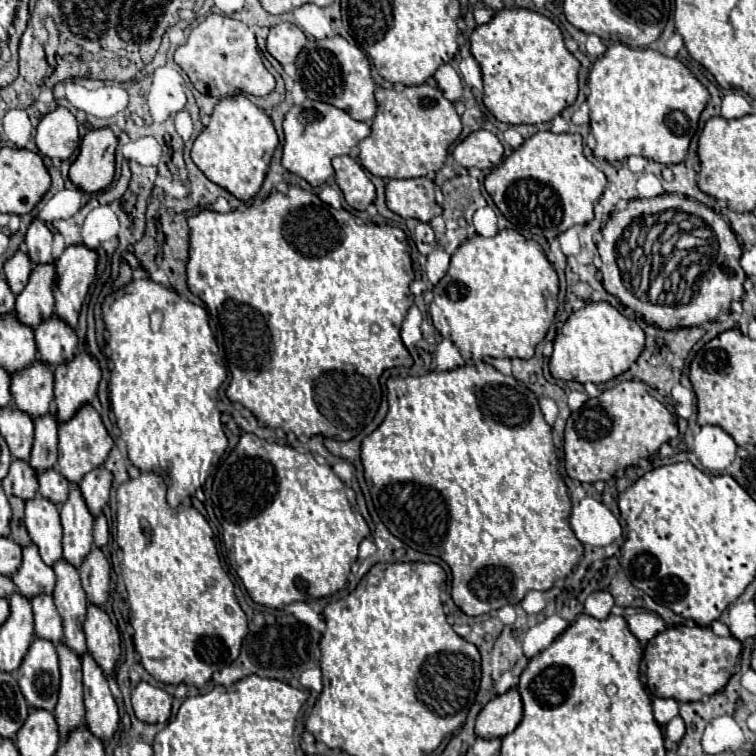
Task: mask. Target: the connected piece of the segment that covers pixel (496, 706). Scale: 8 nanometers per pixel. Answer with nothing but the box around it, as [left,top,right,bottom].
[476,688,522,738]

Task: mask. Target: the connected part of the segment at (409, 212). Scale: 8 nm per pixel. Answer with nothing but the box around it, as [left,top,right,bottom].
[386,176,442,222]

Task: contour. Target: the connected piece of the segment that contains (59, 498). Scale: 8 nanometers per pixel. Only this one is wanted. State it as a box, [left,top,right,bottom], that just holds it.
[38,468,70,504]

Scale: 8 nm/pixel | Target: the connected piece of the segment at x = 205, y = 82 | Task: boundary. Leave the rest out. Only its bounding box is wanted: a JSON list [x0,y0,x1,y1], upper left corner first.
[174,14,276,98]

